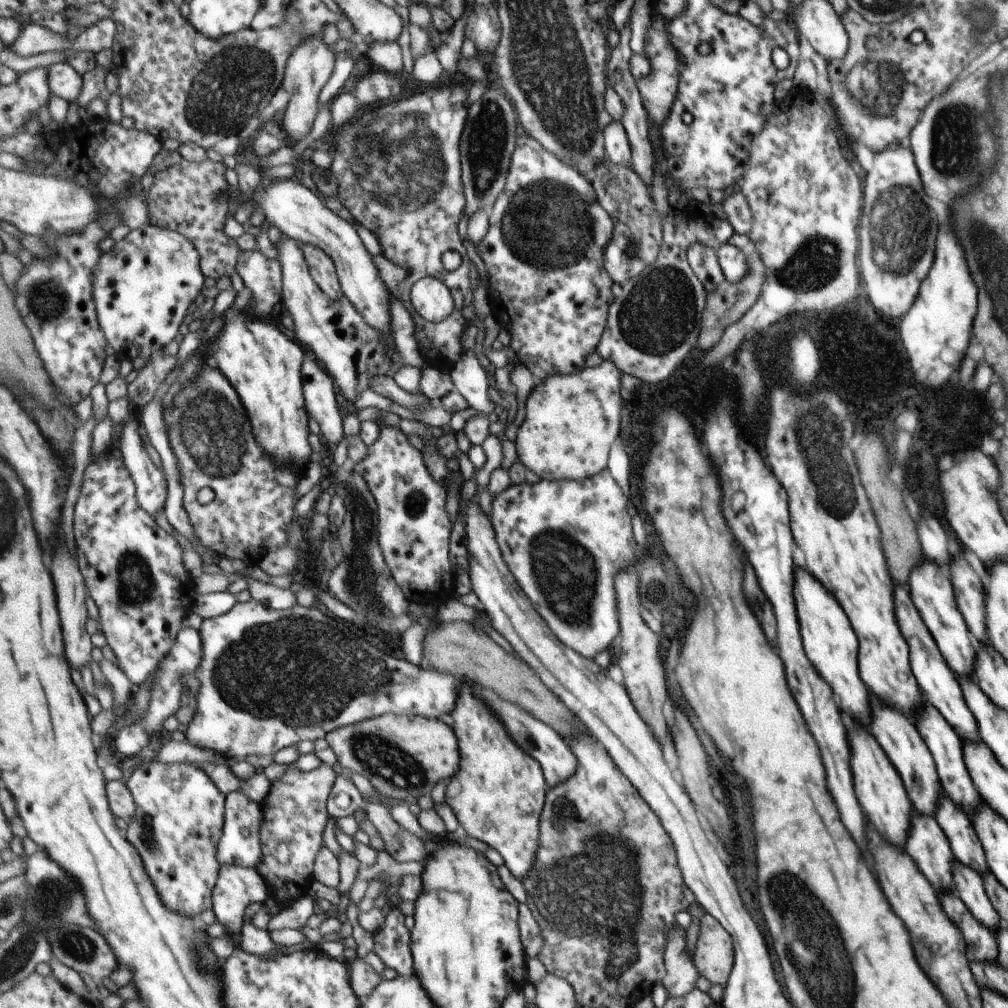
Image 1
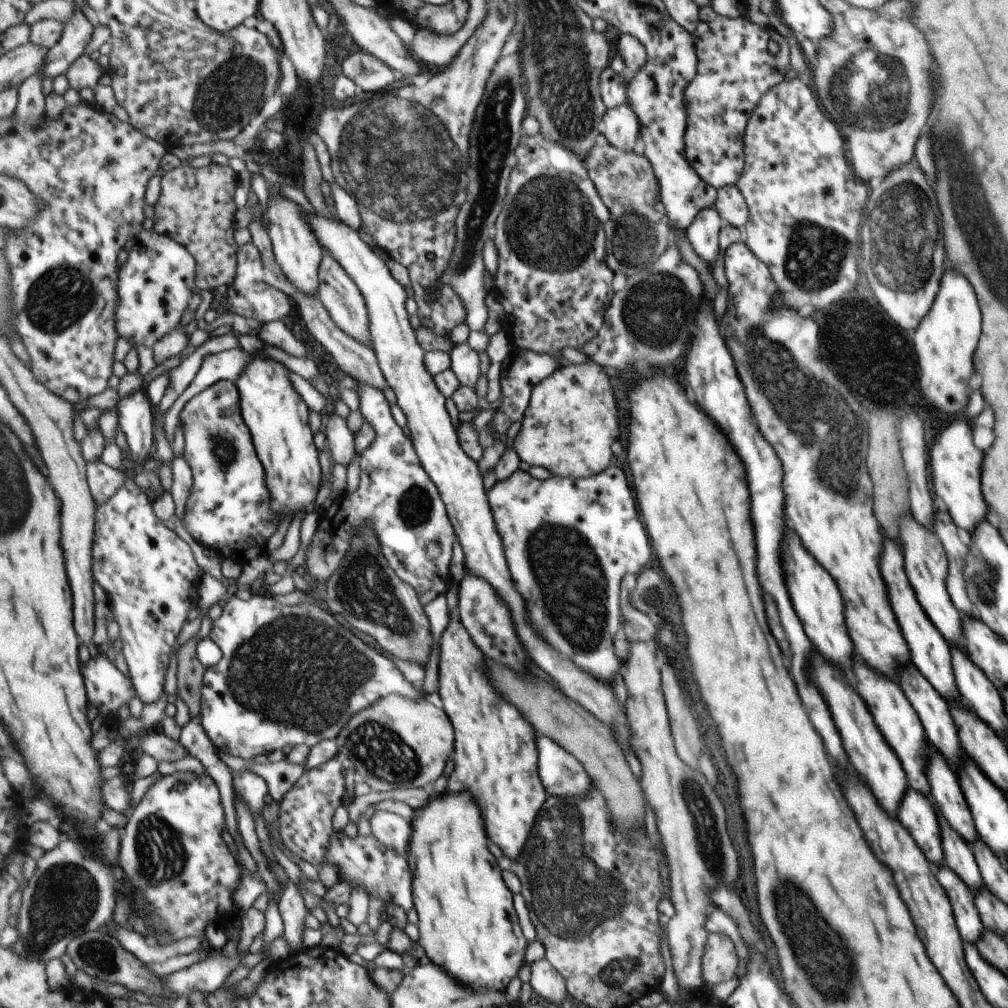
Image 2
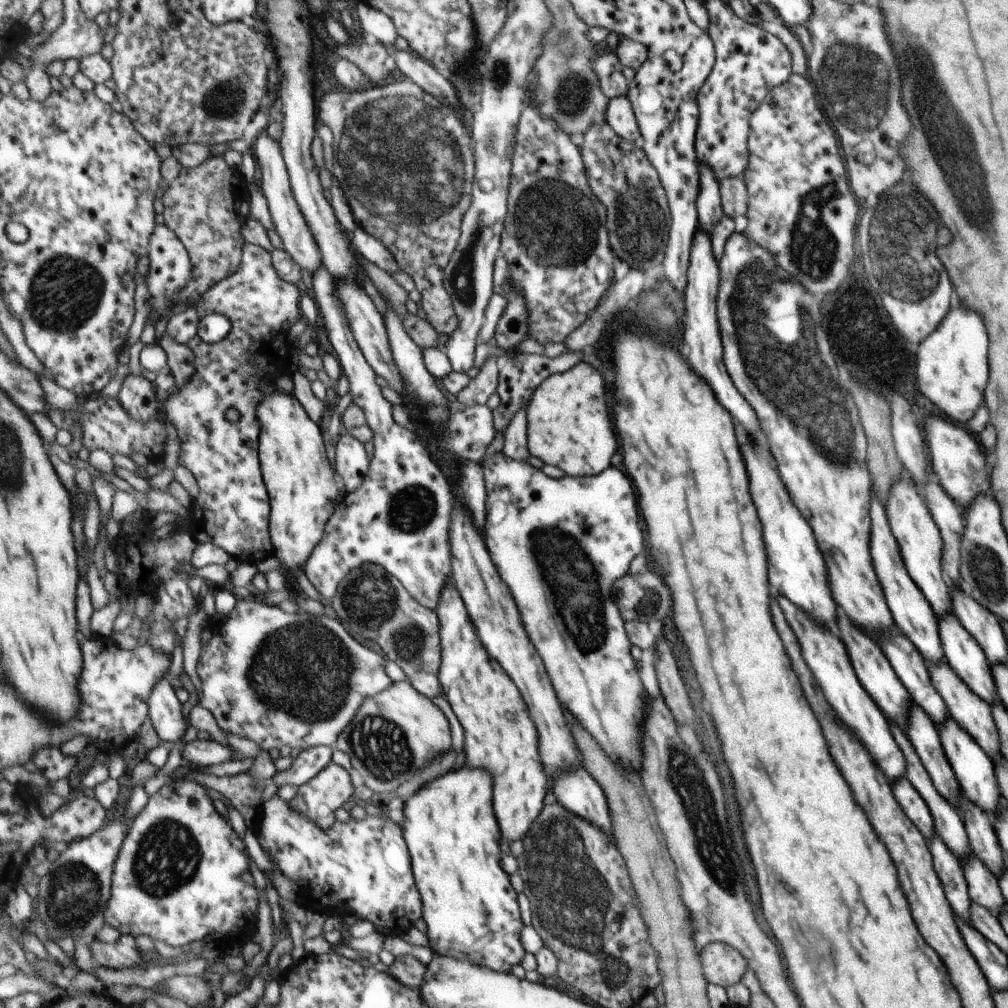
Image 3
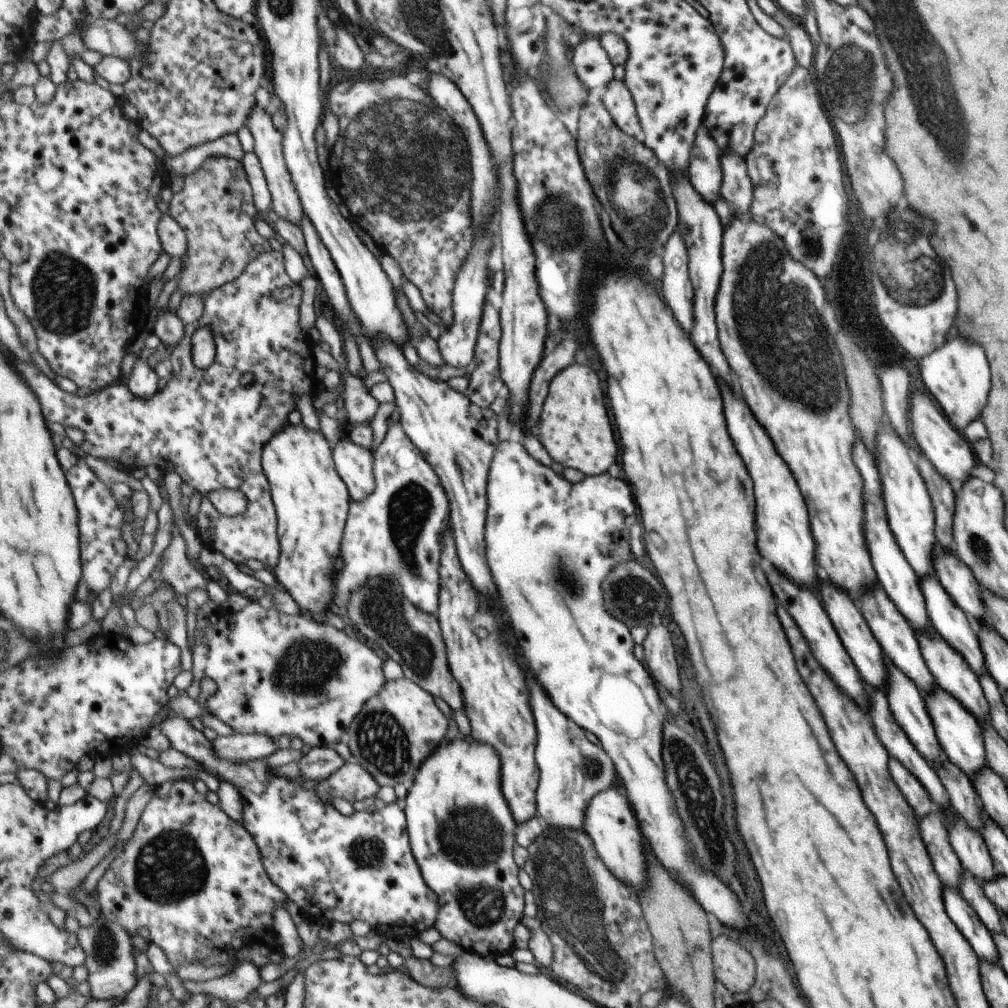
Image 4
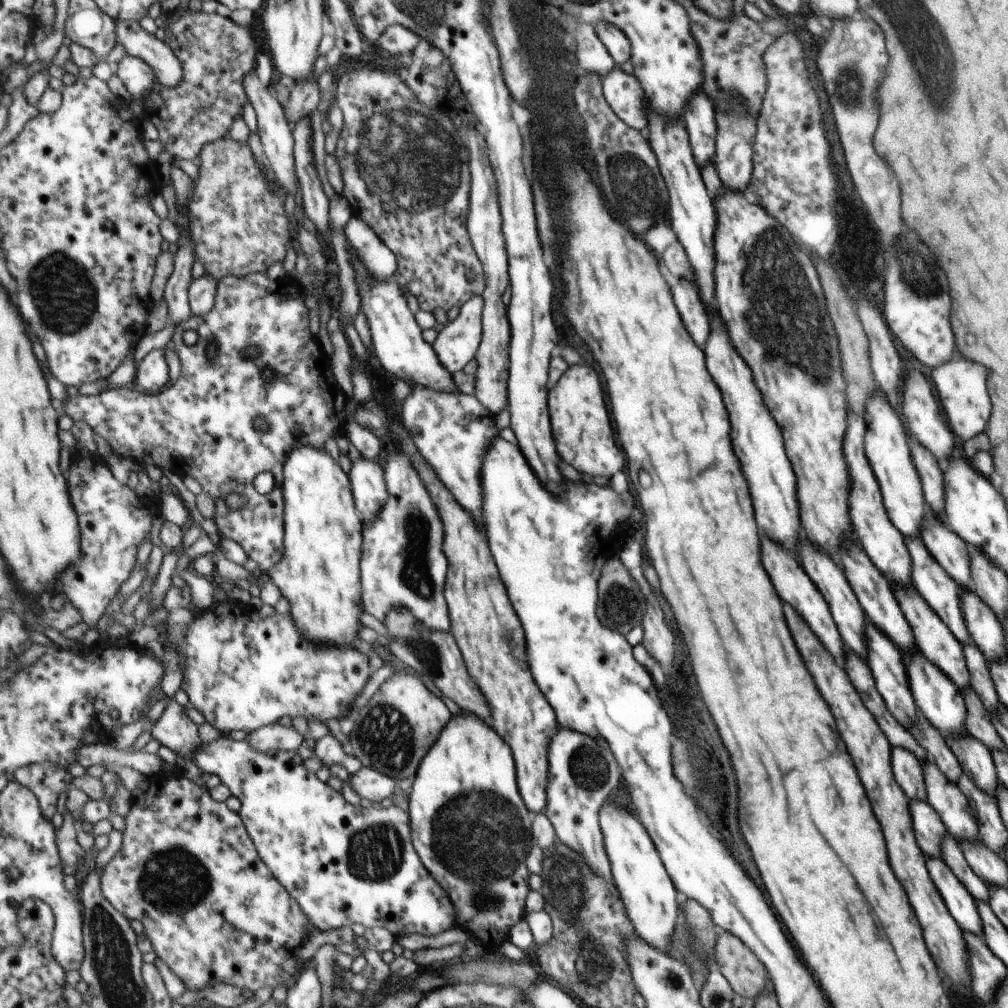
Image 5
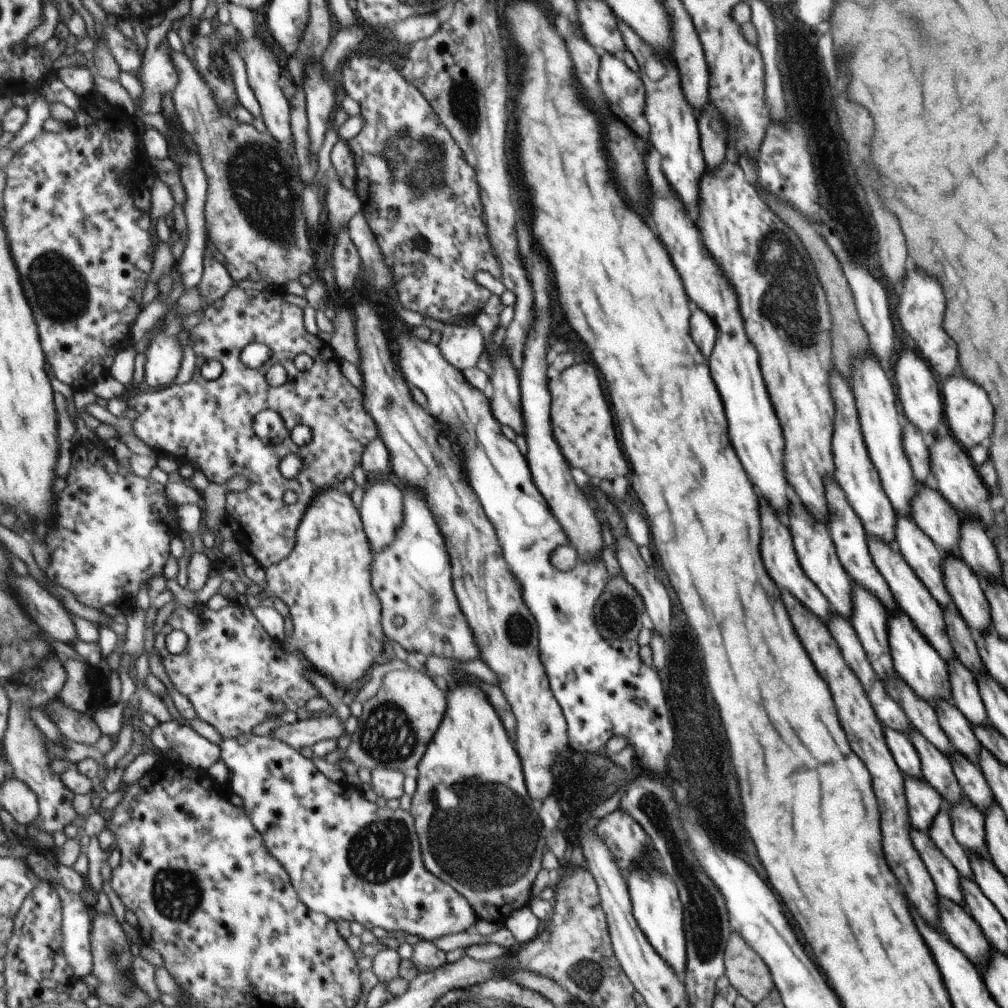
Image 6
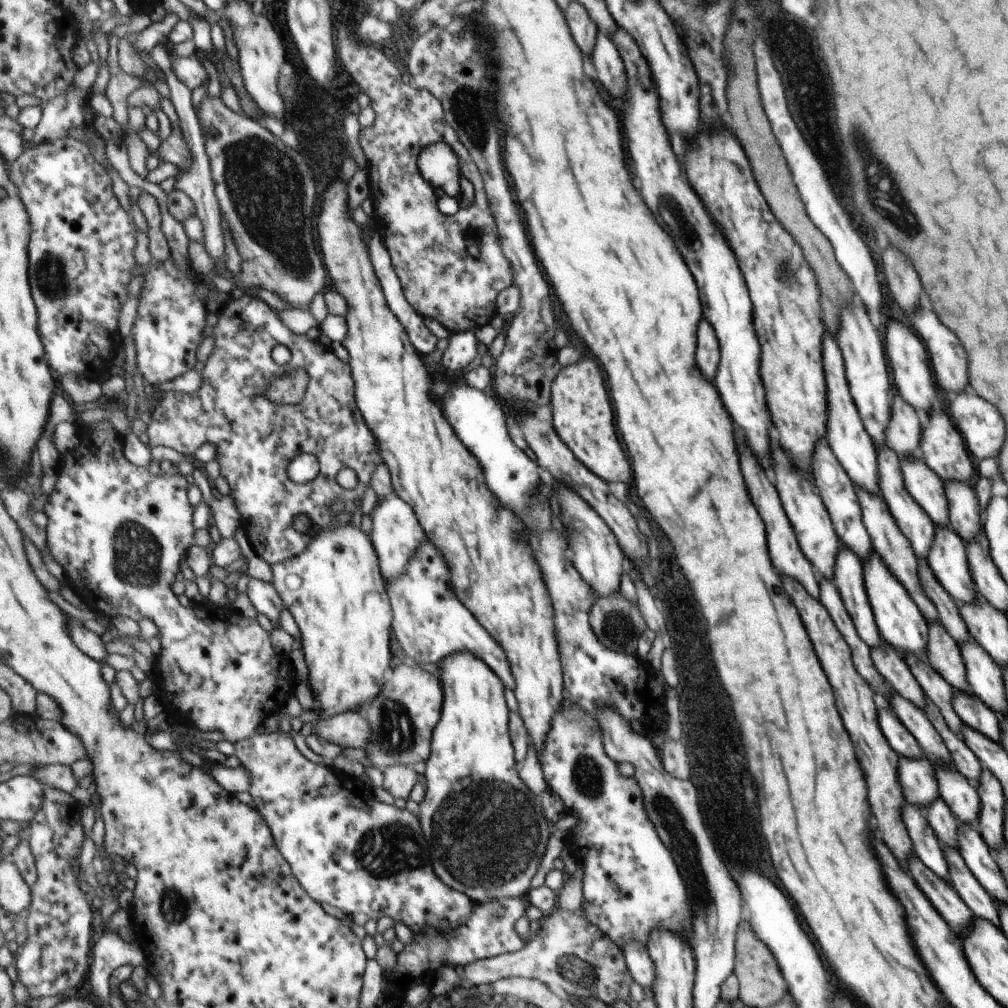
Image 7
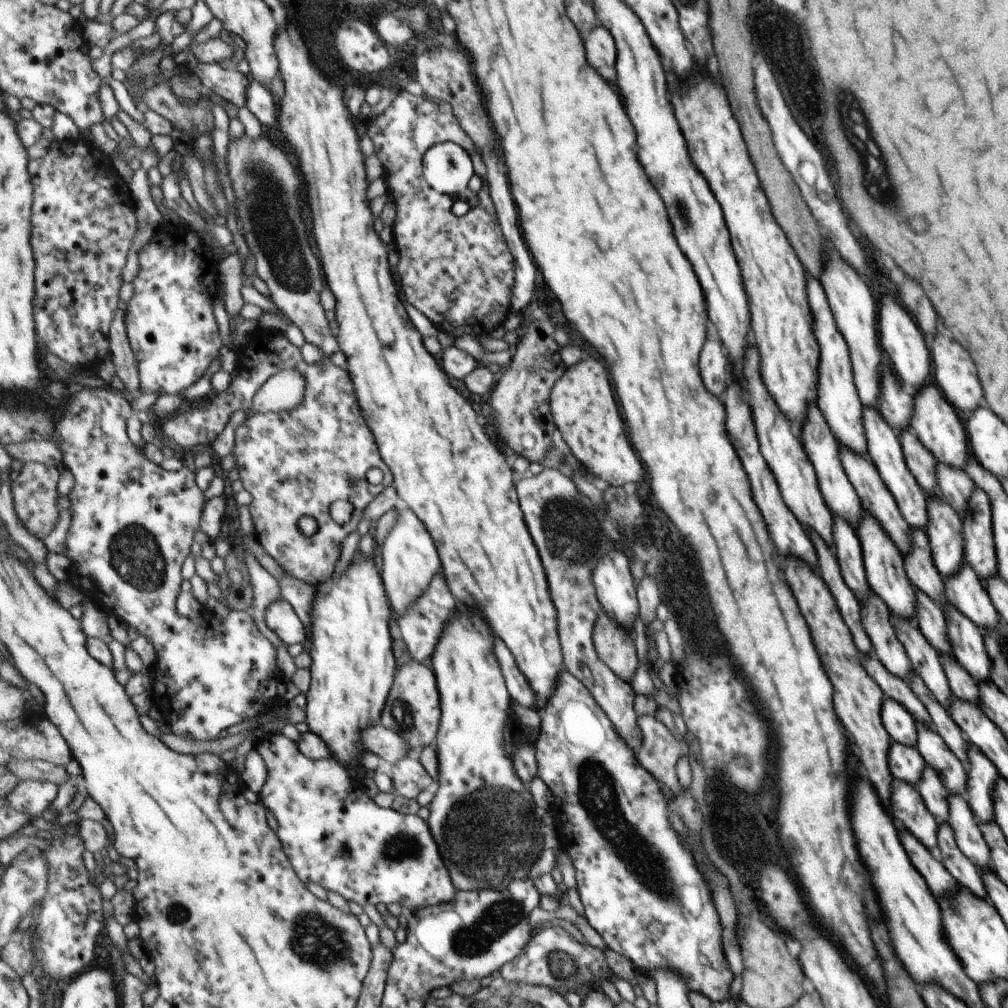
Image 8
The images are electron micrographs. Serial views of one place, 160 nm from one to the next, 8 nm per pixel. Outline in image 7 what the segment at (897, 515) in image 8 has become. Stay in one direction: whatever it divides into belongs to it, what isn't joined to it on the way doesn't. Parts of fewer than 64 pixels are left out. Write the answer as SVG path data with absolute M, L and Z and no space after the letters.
M861 488L857 489L857 498L861 503L862 523L869 533L872 551L881 558L881 562L887 566L887 570L899 580L899 584L902 584L903 588L906 588L907 594L909 594L911 600L914 600L914 604L918 606L919 612L926 620L926 624L929 624L929 622L939 622L935 606L929 602L929 598L923 594L923 590L919 586L917 559L913 556L913 550L911 550L907 538L899 532L895 520L891 518L887 504L885 504L881 496L873 496L873 494L869 494L869 492L861 490Z

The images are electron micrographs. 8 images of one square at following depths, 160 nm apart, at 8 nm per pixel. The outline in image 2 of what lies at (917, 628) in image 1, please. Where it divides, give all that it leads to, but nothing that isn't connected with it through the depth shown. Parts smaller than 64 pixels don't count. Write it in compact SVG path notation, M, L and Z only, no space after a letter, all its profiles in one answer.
M891 539L883 541L881 556L879 556L879 572L887 586L887 598L893 610L899 630L905 638L909 651L910 662L934 686L948 704L953 701L959 703L957 681L954 679L953 663L950 660L950 646L945 642L942 634L927 618L925 611L915 598L915 593L904 573L902 552L900 546Z

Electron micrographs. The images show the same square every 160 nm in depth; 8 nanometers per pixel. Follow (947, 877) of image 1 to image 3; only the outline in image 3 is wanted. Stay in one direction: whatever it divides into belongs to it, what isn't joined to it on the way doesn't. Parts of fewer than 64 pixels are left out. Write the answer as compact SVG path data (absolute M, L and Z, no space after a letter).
M903 776L895 782L891 782L891 788L893 788L893 796L905 816L910 818L921 836L930 839L934 834L933 817L930 815L929 806L914 785Z

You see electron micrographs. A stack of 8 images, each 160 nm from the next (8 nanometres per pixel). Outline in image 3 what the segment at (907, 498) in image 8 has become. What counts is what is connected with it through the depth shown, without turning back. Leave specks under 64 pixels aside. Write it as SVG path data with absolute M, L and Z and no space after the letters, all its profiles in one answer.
M951 612L945 613L938 619L938 635L941 637L942 648L945 650L946 663L955 671L955 674L967 685L967 688L984 700L989 706L993 701L999 701L995 685L991 676L988 660L977 642L967 630L959 624L959 619Z

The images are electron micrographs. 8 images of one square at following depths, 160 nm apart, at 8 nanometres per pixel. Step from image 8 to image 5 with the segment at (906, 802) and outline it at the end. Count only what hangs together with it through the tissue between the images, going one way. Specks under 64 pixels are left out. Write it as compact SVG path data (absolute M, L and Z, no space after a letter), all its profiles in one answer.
M925 857L926 868L930 876L935 879L935 888L939 896L945 901L950 915L961 926L962 931L982 934L982 921L978 915L977 904L974 898L965 890L965 887L953 876L949 867L939 857Z

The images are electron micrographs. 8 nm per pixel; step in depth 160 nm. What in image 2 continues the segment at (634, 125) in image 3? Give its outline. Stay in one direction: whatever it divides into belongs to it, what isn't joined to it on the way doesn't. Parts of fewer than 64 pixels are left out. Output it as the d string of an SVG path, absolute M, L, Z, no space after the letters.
M627 102L611 108L603 118L605 141L622 151L631 151L638 136L638 122Z

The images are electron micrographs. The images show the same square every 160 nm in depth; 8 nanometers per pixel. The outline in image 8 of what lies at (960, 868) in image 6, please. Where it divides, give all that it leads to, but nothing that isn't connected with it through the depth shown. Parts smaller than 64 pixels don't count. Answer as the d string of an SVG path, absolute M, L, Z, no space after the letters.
M929 765L924 766L915 786L935 822L938 825L948 823L948 790L944 787L938 774Z

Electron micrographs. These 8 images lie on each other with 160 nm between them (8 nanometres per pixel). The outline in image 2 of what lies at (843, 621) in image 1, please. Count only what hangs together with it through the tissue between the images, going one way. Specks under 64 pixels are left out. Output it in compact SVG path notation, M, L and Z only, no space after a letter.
M789 526L786 532L787 536L782 538L781 552L781 562L785 566L783 578L787 584L787 592L791 592L791 604L795 604L799 620L803 620L802 628L807 628L807 636L811 636L811 644L815 644L815 650L821 656L827 656L827 660L839 664L839 668L849 668L853 646L845 630L846 624L843 624L843 604L837 586L833 584L833 578L817 564L817 560L809 552L805 552L795 531Z

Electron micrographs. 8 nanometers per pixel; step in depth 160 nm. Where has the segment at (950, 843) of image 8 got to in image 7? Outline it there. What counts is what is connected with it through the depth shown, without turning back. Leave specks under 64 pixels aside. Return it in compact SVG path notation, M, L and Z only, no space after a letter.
M941 846L945 850L947 869L949 870L949 883L971 909L974 917L979 917L995 924L998 924L997 903L989 896L982 884L967 868L966 862L962 860L961 854L955 848Z

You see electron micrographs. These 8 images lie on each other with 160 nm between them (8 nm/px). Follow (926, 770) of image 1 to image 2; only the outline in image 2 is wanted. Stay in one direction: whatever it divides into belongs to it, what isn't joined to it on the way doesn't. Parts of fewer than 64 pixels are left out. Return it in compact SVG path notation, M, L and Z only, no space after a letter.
M853 660L851 674L855 676L855 688L859 688L859 692L863 692L863 700L867 700L867 704L871 704L871 712L875 712L875 720L879 720L879 728L883 728L883 732L887 732L887 740L891 740L891 748L897 752L902 768L905 770L909 788L915 789L925 797L929 796L930 783L926 779L925 773L927 746L925 729L910 701L899 688L895 678L881 676L879 672L867 668L863 662Z

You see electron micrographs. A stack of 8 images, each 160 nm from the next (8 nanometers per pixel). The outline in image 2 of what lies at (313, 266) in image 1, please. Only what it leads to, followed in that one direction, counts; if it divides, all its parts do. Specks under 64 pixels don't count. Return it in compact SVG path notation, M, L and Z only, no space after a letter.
M327 254L322 260L319 271L320 285L318 295L322 303L328 308L334 321L351 337L361 344L372 347L374 336L370 327L370 310L366 298L363 296L359 285L351 278L351 275L343 268L343 265L335 260L335 257Z

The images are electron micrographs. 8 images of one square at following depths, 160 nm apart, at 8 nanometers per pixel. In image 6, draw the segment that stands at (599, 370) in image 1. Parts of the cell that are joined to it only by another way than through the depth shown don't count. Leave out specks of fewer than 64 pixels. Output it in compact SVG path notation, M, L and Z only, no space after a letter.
M574 364L564 370L559 378L551 379L552 423L555 438L567 460L585 470L592 482L612 481L627 474L627 462L619 450L609 406L605 402L599 372L591 364Z

